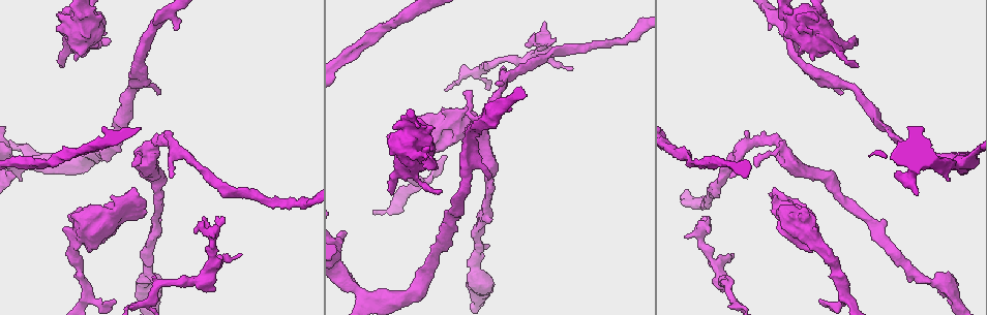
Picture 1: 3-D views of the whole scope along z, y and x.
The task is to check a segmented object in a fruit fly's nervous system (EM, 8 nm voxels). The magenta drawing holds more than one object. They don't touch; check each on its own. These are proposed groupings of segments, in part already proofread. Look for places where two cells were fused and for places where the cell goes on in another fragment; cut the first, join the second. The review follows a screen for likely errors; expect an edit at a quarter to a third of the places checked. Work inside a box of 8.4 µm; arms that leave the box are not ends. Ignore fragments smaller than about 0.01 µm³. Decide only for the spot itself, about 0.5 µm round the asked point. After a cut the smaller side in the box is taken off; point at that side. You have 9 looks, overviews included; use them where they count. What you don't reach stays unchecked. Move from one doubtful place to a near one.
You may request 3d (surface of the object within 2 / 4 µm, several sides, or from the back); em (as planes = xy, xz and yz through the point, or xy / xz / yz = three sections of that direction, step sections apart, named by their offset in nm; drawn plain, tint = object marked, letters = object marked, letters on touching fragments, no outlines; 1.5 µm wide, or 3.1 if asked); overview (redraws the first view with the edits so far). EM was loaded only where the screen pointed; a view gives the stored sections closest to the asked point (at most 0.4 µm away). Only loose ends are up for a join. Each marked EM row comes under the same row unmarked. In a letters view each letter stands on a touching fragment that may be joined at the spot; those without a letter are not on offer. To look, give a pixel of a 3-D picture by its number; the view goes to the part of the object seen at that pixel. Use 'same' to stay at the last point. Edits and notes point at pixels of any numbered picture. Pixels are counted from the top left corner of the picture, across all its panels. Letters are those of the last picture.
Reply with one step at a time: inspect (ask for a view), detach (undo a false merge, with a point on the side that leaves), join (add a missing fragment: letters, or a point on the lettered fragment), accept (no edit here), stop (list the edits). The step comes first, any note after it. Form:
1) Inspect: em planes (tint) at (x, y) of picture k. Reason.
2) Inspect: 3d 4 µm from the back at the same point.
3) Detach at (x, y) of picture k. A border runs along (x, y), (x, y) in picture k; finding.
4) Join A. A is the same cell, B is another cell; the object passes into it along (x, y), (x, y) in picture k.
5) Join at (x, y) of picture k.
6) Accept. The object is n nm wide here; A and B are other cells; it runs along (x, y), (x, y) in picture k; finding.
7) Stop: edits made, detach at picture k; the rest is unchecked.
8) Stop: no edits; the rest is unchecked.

Inspect: 3d 4 µm at (131, 164) of picture 1. Free end.

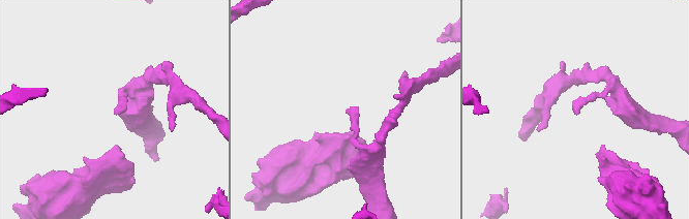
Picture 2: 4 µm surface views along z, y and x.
Inspect: em xz step 8 (letters) at (575, 111) of picture 2.

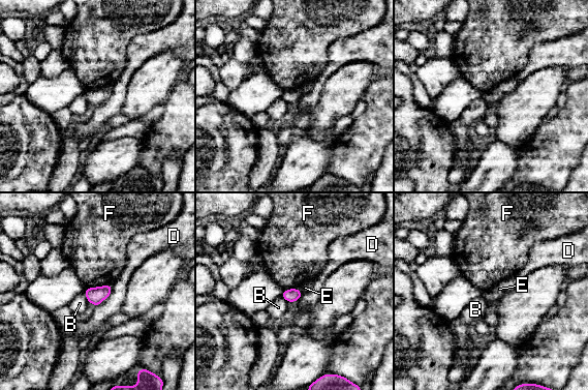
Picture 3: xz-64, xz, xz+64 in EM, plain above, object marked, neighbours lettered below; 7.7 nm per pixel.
Accept. B, D, E and F are other cells; a border runs along (111, 284), (87, 288) in picture 3; no lettered fragment goes on from it.

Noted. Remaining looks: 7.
Inspect: 3d 2 µm at (545, 45) of picture 1. An open end.

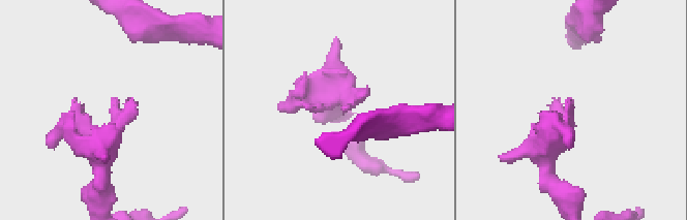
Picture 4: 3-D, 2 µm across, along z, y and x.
Inspect: em planes (tint) at (342, 112) of picture 4.

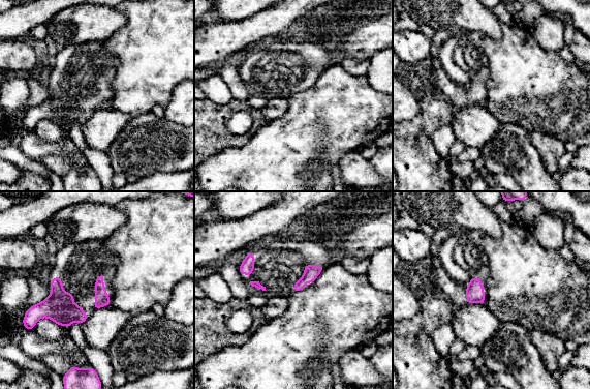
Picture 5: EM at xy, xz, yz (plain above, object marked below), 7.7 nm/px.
Inspect: em planes (letters) at the same point.

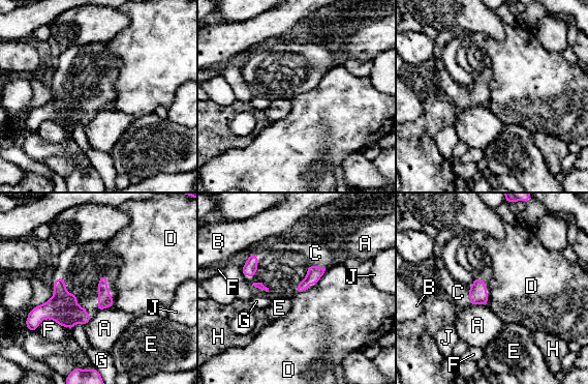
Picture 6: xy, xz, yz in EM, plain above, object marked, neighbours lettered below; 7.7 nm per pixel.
Join C. C is the same cell, A, B, D, E, F, G, H and J are other cells; it goes on there.

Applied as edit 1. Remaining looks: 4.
Inspect: 3d 4 µm at (937, 284) of picture 1. Thick turns thin.

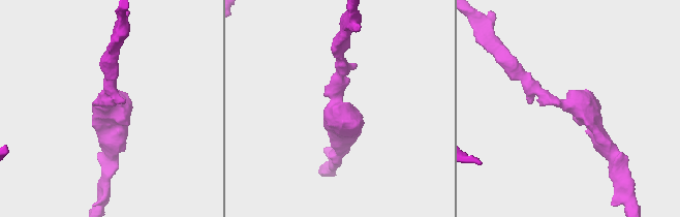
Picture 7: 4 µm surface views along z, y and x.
Inspect: em planes (letters) at (104, 107) of picture 7. The arms are 220, 320 nm wide.

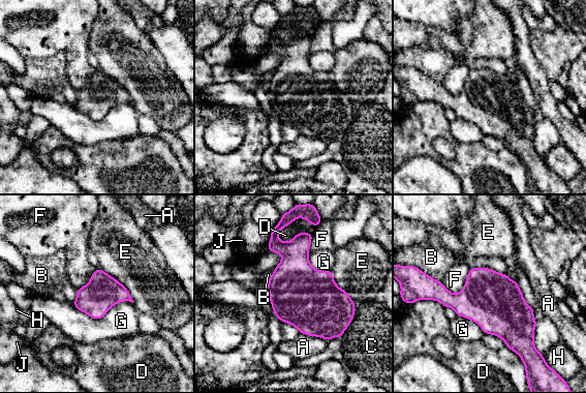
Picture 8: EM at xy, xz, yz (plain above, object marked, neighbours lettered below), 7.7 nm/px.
Accept. The longest contact is with G, 480 nm; A, B, C, D, E, F, G, H and J are other cells; one cell here.

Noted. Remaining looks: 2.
Inspect: em yz step 8 (letters) at (111, 40) of picture 1. An open end.

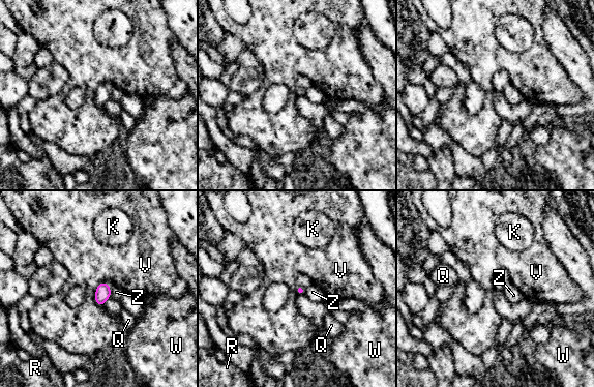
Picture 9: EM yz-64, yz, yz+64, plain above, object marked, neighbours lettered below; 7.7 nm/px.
Inspect: em planes (letters) at the same point.

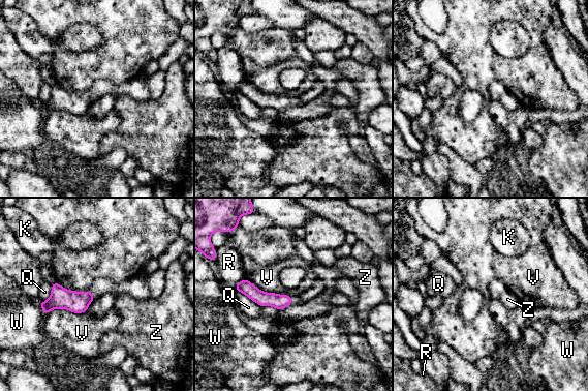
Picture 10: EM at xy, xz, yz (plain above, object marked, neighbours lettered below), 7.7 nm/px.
Accept. The object is 110 nm wide here; K, Q, R, V, W and Z are other cells; it runs along (238, 287), (262, 299), (289, 301) in picture 10; no lettered fragment goes on from it.

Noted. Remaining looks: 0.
Stop: edits made, join at picture 6; the rest is unchecked.

